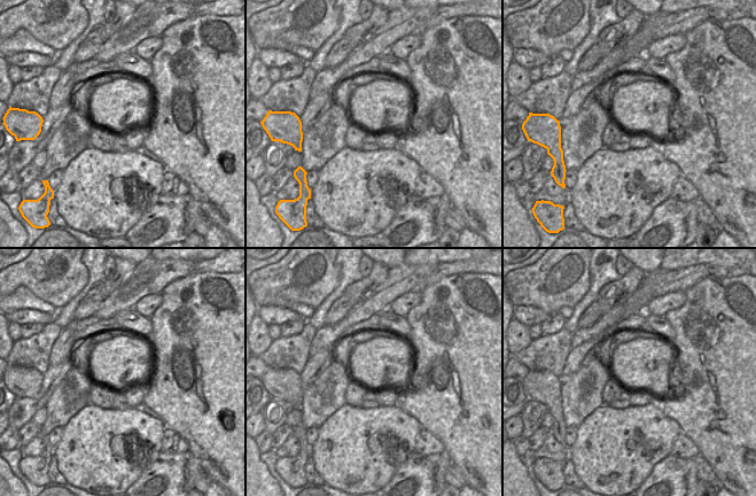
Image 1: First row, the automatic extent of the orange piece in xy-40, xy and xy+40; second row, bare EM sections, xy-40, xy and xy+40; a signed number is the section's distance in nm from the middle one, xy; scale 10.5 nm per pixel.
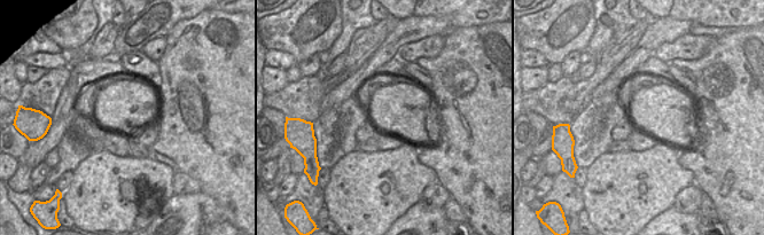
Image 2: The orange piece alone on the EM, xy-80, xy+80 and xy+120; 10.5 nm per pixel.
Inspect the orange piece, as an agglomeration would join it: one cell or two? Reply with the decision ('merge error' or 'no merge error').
no merge error

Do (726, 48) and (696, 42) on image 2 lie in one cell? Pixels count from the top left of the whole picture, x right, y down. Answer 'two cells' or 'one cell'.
two cells

